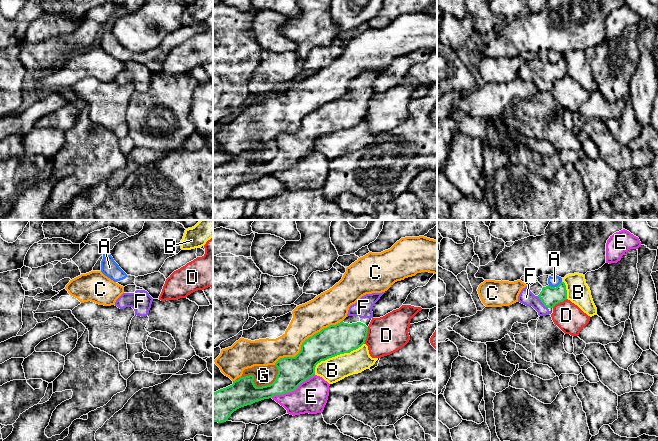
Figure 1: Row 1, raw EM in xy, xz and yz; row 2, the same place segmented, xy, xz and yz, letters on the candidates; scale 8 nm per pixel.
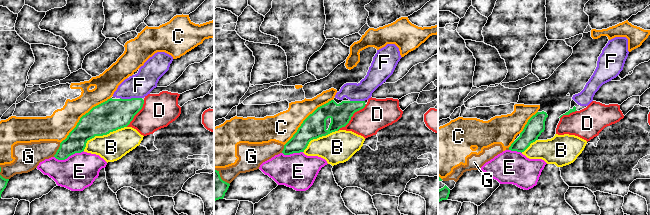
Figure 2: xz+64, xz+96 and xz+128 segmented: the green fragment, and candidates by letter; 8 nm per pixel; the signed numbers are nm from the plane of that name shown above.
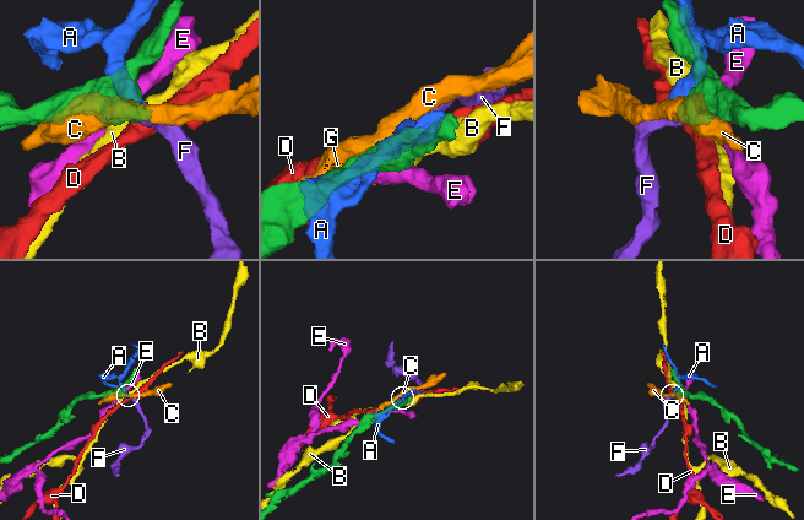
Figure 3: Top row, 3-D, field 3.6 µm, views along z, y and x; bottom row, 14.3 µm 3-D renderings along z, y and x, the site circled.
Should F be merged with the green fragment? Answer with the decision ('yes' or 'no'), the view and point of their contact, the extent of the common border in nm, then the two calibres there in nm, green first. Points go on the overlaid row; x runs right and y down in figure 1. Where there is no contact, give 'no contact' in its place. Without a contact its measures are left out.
yes; meets green in yz at (541, 301); contact 130 nm long; 160 nm thick on the green side, 120 nm on the other

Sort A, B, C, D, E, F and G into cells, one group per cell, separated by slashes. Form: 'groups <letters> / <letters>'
groups A / B / C G / D / E / F

